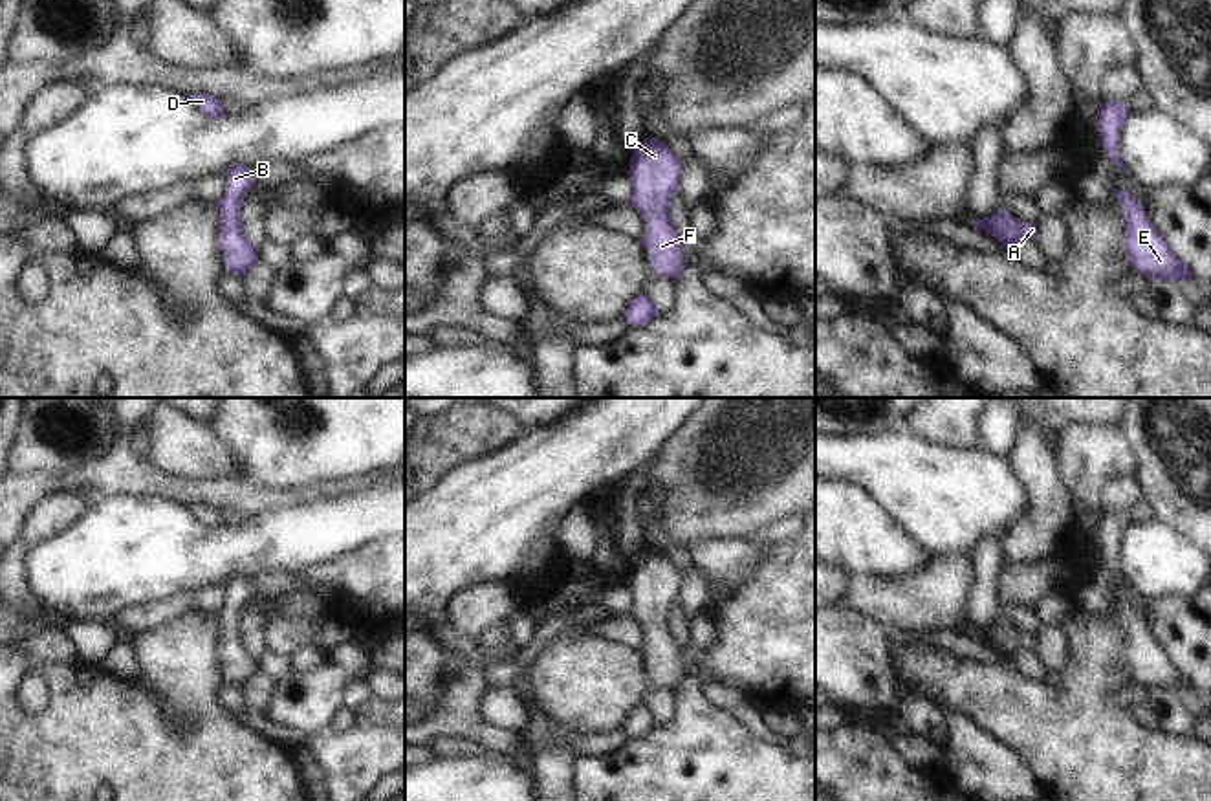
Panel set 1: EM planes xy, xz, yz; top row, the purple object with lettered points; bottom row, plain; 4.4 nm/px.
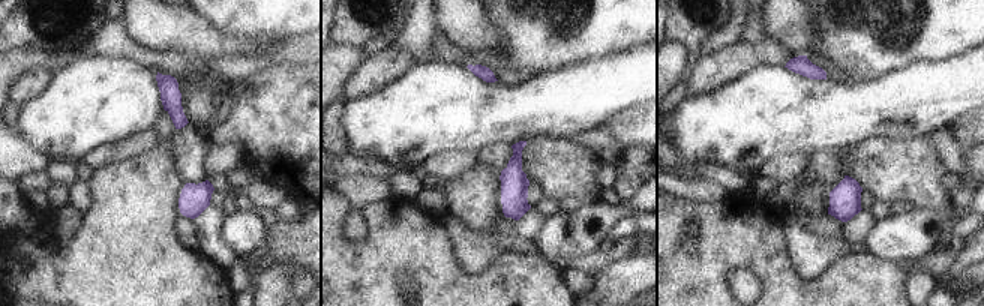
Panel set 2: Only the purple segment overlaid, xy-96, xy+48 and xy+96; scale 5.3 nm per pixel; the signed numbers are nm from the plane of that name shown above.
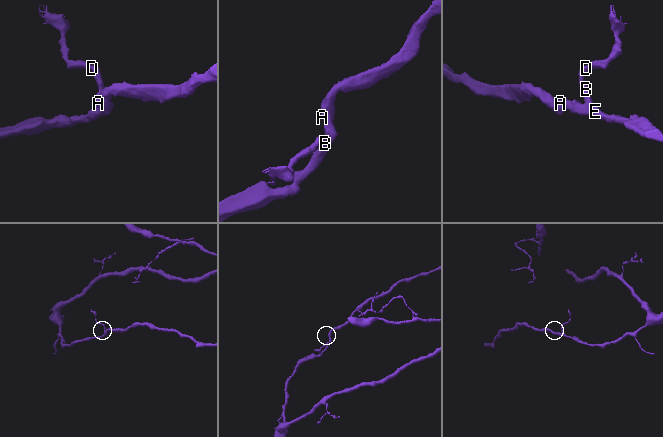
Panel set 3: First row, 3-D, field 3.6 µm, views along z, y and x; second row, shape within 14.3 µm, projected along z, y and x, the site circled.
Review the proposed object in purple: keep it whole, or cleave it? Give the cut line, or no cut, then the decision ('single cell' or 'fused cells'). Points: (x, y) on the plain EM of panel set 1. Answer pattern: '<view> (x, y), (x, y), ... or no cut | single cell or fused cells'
no cut | single cell

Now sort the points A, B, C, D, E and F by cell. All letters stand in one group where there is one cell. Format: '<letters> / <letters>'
A B C D E F

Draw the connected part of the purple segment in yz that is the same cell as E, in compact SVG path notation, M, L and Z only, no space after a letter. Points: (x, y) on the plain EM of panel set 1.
M1129 601L1112 603L1127 627L1127 662L1134 682L1143 684L1149 691L1193 689L1191 678L1173 664L1165 649L1152 638L1143 616Z

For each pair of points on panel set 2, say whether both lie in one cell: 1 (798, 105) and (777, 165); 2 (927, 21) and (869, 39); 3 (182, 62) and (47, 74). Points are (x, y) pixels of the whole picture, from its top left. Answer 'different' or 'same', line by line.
1: different
2: same
3: different

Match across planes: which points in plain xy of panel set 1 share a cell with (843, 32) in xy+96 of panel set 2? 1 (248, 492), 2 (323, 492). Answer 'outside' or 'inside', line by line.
1: outside
2: outside

